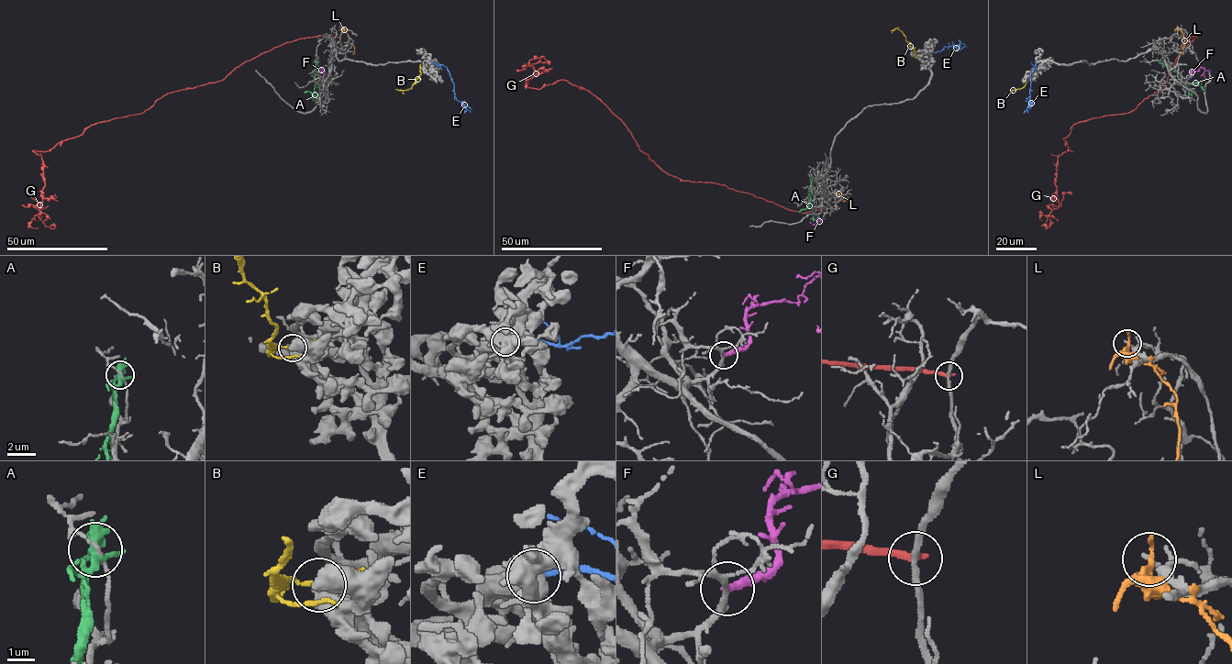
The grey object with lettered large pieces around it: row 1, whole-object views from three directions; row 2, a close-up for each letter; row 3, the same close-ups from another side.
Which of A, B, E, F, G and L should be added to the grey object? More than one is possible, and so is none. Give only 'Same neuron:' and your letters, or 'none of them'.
Same neuron: none of them

